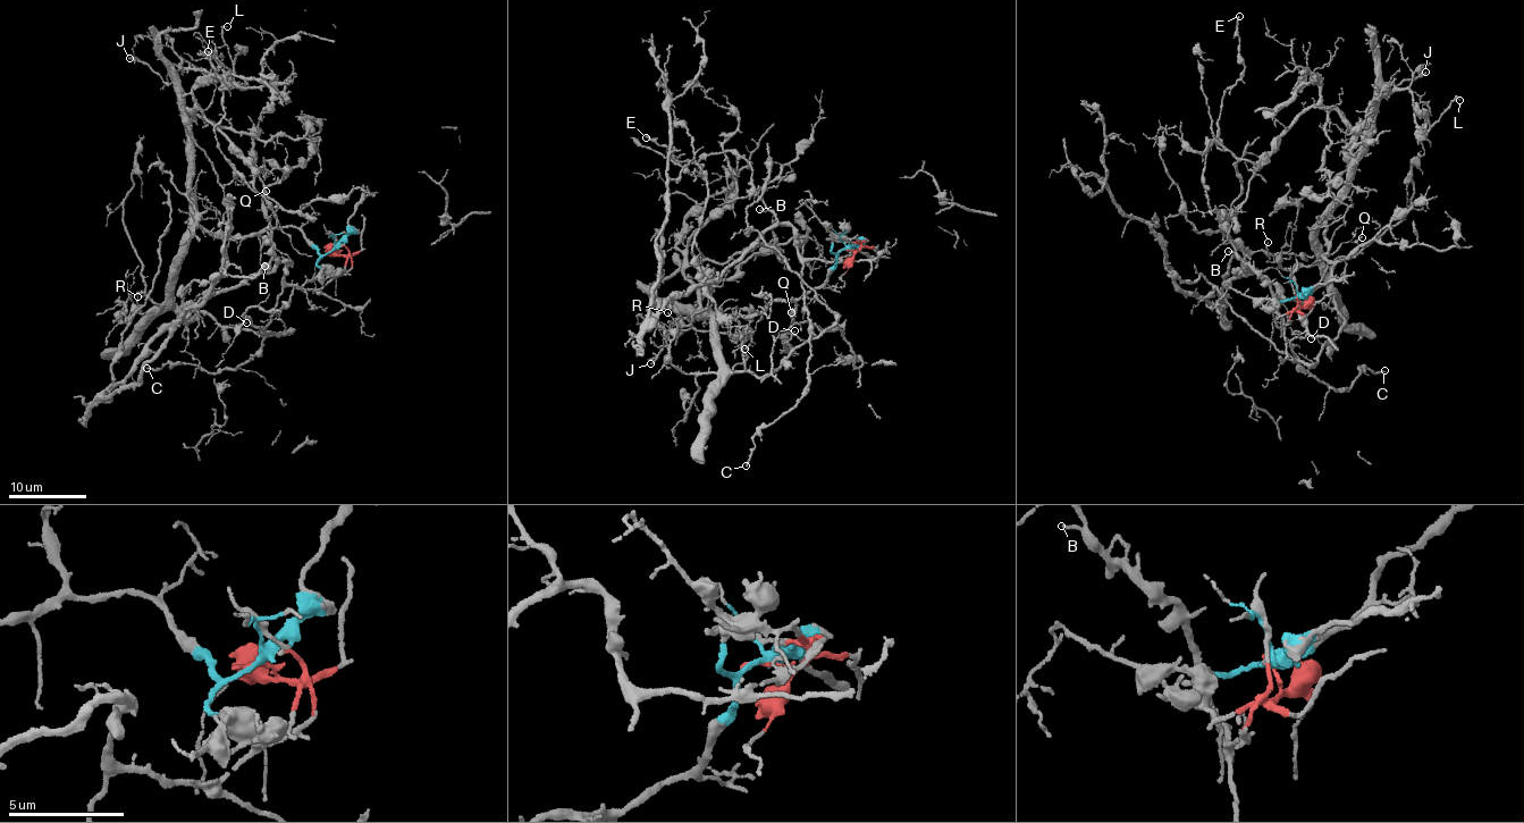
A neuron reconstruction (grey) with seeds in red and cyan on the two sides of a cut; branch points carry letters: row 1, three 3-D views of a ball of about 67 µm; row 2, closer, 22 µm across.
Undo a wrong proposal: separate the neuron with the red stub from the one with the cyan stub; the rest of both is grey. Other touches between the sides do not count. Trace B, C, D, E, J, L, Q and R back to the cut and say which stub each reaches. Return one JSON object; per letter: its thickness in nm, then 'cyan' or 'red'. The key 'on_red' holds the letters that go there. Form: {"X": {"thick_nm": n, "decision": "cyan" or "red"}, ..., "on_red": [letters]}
{"B": {"thick_nm": 100, "decision": "red"}, "C": {"thick_nm": 180, "decision": "red"}, "D": {"thick_nm": 120, "decision": "cyan"}, "E": {"thick_nm": 160, "decision": "red"}, "J": {"thick_nm": 100, "decision": "cyan"}, "L": {"thick_nm": 120, "decision": "cyan"}, "Q": {"thick_nm": 130, "decision": "cyan"}, "R": {"thick_nm": 110, "decision": "cyan"}, "on_red": ["B", "C", "E"]}

